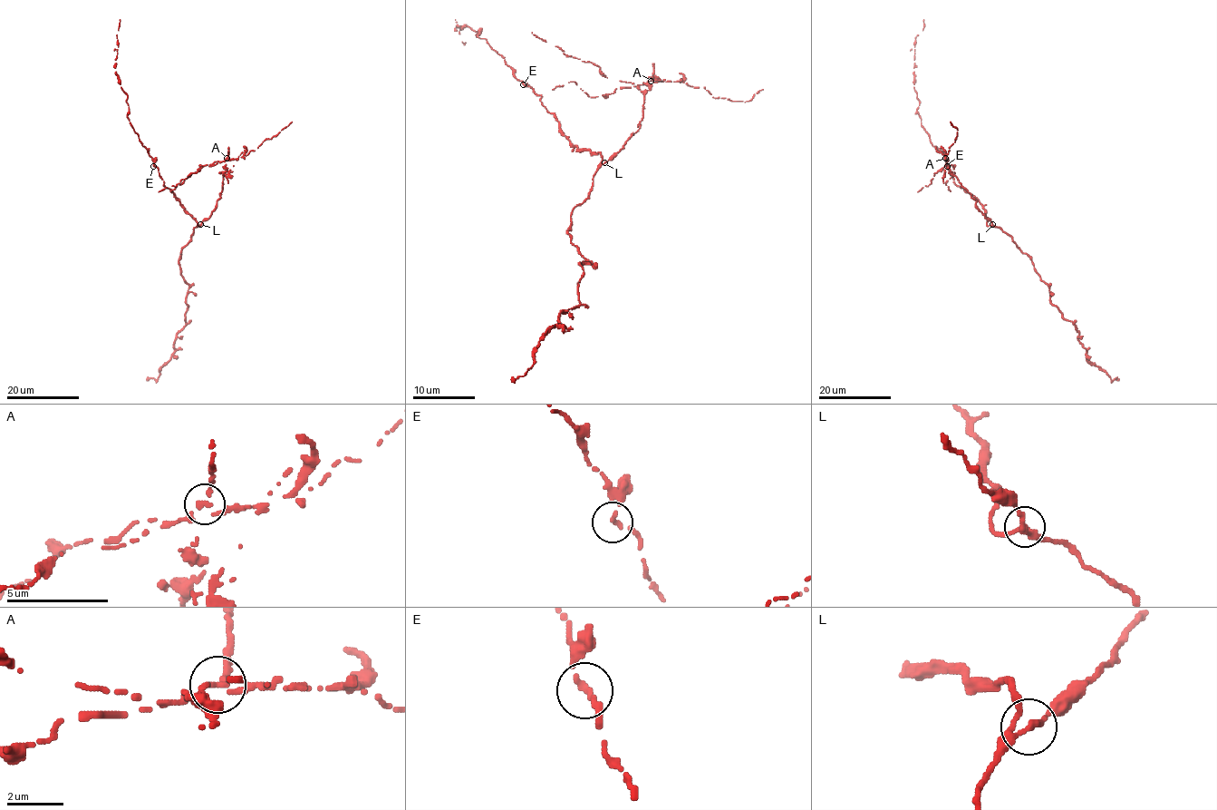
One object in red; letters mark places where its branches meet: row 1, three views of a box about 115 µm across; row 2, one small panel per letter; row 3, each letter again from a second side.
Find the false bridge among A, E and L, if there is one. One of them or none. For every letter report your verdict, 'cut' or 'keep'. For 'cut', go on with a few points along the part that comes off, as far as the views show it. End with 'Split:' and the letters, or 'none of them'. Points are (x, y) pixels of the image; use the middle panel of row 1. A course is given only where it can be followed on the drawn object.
A: cut
E: keep
L: keep
Split: A

